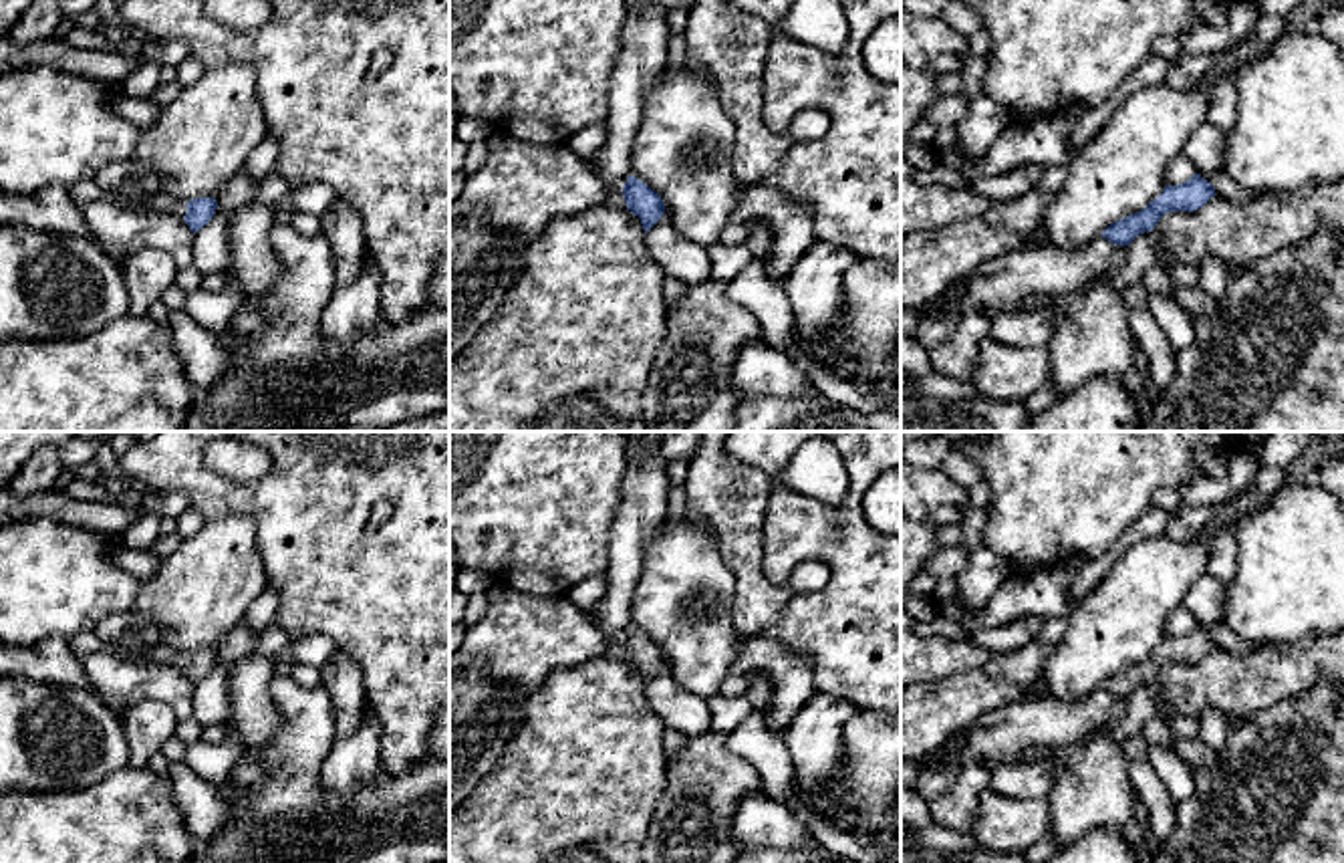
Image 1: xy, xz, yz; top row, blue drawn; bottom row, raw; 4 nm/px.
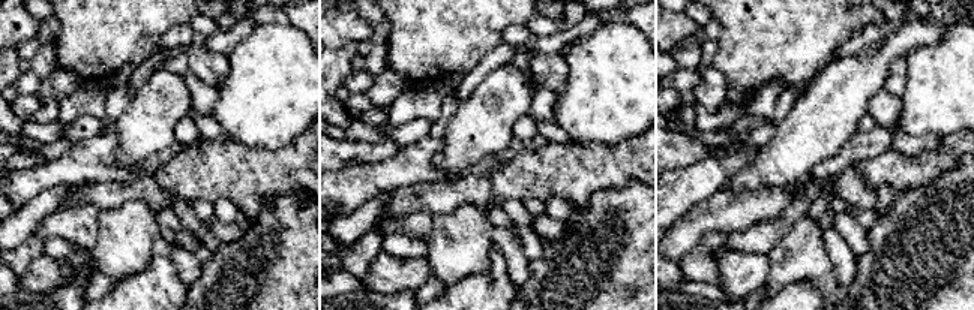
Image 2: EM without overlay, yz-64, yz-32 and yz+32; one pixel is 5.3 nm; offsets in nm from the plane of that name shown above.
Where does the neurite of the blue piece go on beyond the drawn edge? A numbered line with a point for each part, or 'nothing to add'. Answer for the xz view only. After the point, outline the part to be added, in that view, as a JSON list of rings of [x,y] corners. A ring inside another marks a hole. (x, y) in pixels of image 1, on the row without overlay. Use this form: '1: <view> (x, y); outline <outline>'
1: xz (641, 509); outline [[[627,440],[627,476],[611,528],[604,569],[607,597],[584,613],[609,635],[607,659],[627,659],[623,639],[631,627],[633,591],[643,575],[647,546],[667,514],[667,462],[645,440]]]

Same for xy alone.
1: xy (164, 654); outline [[[135,633],[123,635],[115,641],[117,647],[127,649],[135,657],[145,657],[147,661],[159,661],[183,669],[187,663],[187,651],[173,649],[171,645],[147,645]]]

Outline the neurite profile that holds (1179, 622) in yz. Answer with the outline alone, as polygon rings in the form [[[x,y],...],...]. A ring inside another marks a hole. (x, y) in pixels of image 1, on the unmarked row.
[[[1183,607],[1175,609],[1167,623],[1165,623],[1165,637],[1179,637],[1189,633],[1195,627],[1193,617],[1189,615],[1189,611]]]

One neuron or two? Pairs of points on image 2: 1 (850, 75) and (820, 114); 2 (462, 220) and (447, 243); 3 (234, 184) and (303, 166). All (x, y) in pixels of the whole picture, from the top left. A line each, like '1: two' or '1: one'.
1: one
2: one
3: one

